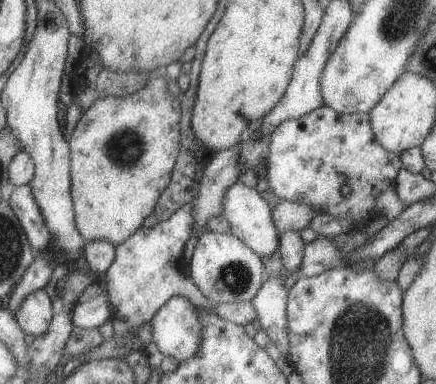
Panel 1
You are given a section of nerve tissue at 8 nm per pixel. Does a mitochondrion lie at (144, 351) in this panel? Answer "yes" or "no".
no

